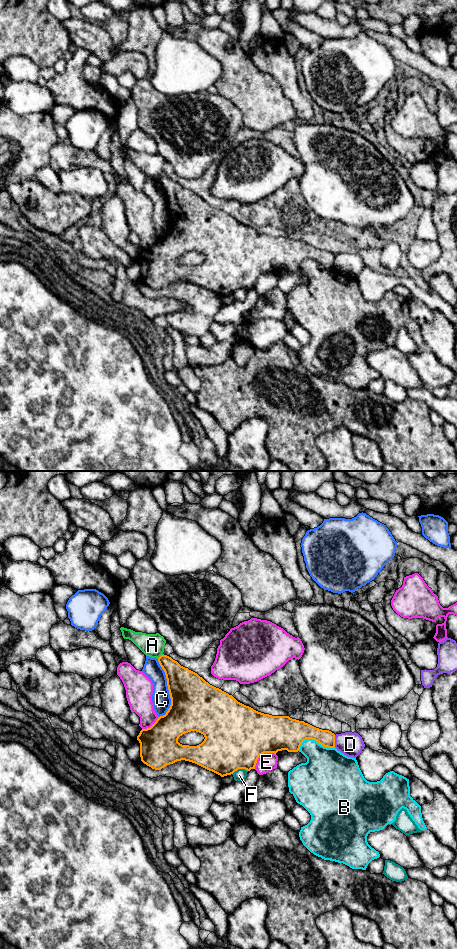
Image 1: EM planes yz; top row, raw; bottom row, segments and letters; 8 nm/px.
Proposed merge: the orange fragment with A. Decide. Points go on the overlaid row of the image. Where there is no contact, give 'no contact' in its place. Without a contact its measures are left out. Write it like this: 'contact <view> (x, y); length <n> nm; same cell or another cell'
contact yz (161, 655); length 70 nm; another cell

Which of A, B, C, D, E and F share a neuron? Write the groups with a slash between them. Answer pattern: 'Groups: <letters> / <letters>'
Groups: A / B / C / D E / F

